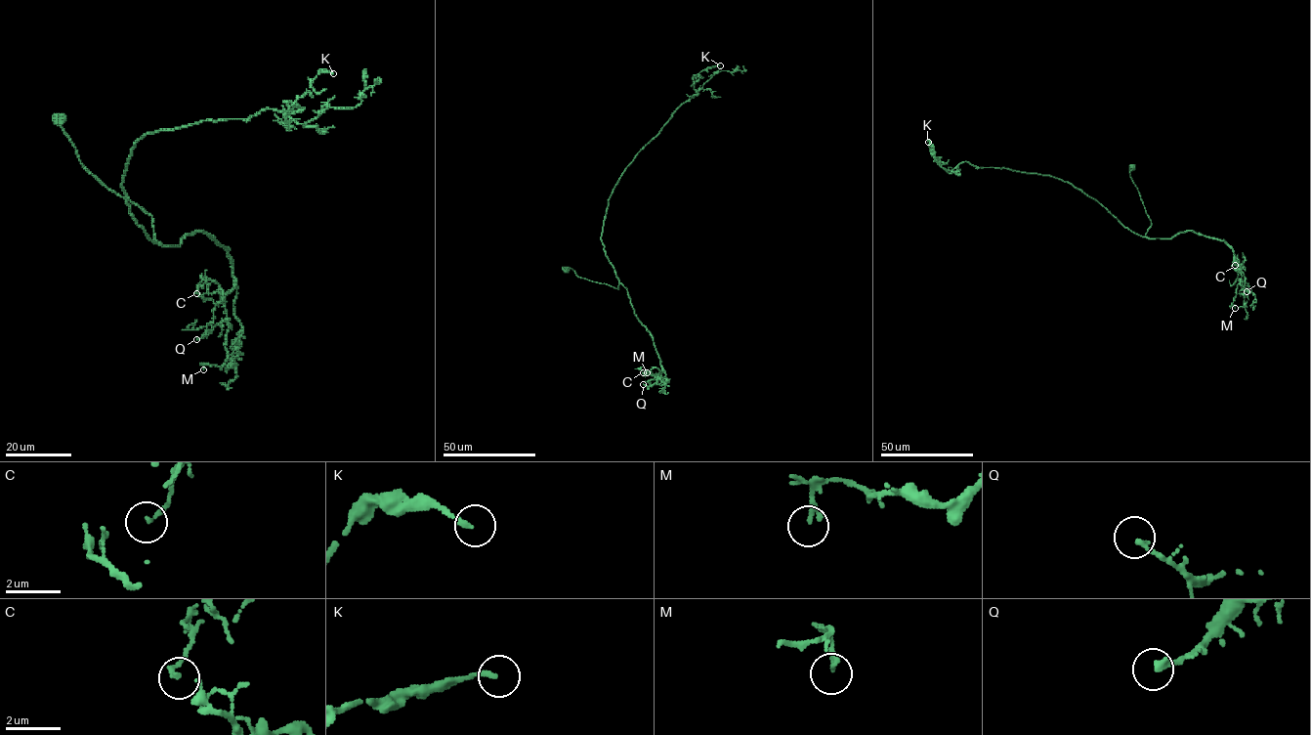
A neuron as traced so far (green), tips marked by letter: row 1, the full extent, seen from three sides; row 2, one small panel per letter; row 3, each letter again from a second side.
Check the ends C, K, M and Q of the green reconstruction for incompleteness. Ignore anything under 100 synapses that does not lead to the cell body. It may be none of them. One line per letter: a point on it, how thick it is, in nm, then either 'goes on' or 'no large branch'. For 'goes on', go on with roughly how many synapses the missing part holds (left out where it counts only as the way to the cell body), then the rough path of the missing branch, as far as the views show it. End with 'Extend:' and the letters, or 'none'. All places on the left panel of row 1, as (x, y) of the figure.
C: place (196, 293); calibre 160 nm; no large branch
K: place (333, 73); calibre 170 nm; no large branch
M: place (203, 369); calibre 190 nm; no large branch
Q: place (196, 339); calibre 200 nm; no large branch
Extend: none

